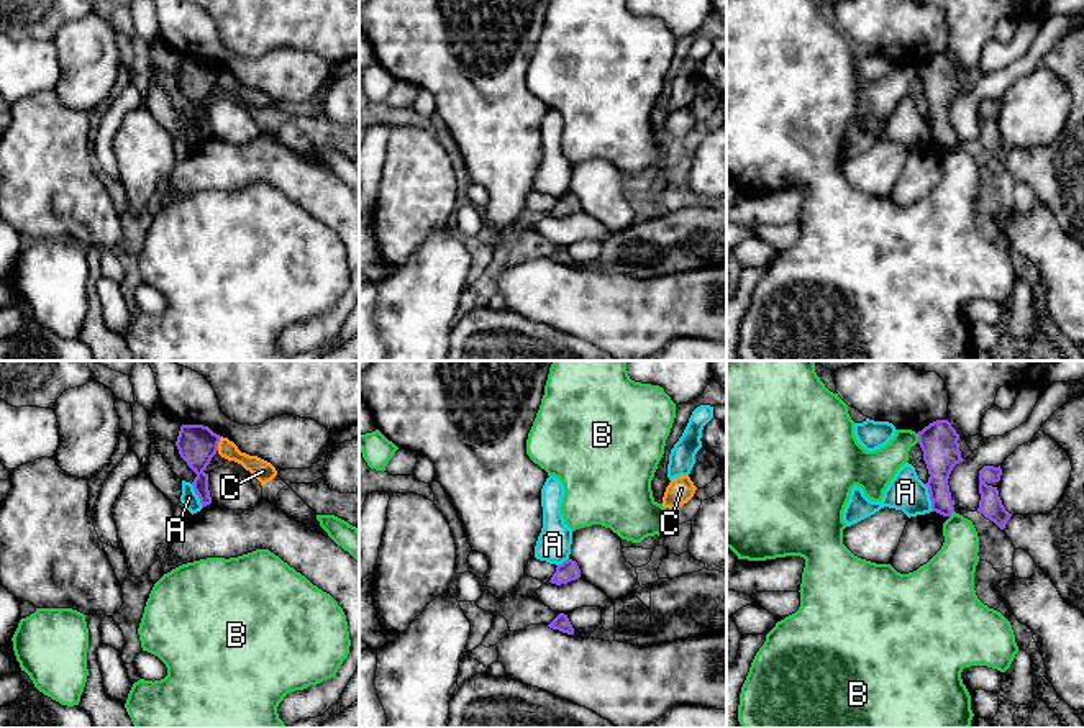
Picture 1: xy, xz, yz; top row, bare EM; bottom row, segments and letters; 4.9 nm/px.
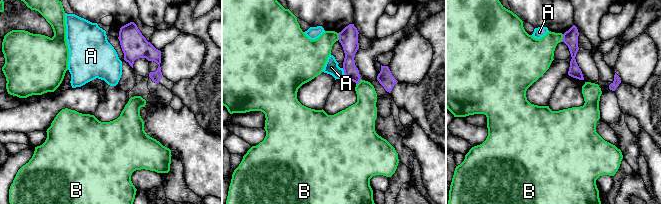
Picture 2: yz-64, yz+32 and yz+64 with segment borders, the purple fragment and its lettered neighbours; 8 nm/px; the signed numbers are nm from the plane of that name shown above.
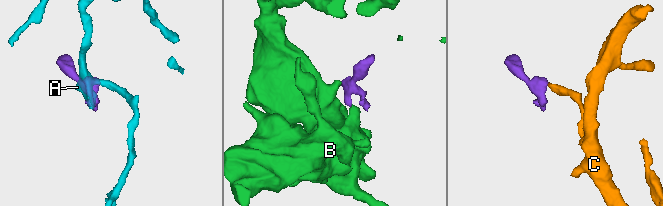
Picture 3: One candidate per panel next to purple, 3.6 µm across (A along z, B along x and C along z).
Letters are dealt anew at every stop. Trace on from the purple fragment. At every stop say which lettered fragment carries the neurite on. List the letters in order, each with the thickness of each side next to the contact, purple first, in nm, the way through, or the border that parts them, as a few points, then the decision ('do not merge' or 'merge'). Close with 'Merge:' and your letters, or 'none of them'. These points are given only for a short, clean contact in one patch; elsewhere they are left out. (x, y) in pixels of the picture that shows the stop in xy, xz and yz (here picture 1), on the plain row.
A: calibres 180 and 180 nm; border yz (925, 117), (933, 143); do not merge
B: calibres 190 and 180 nm; do not merge
C: calibres 190 and 90 nm; border xy (222, 69), (217, 82); do not merge
Merge: none of them

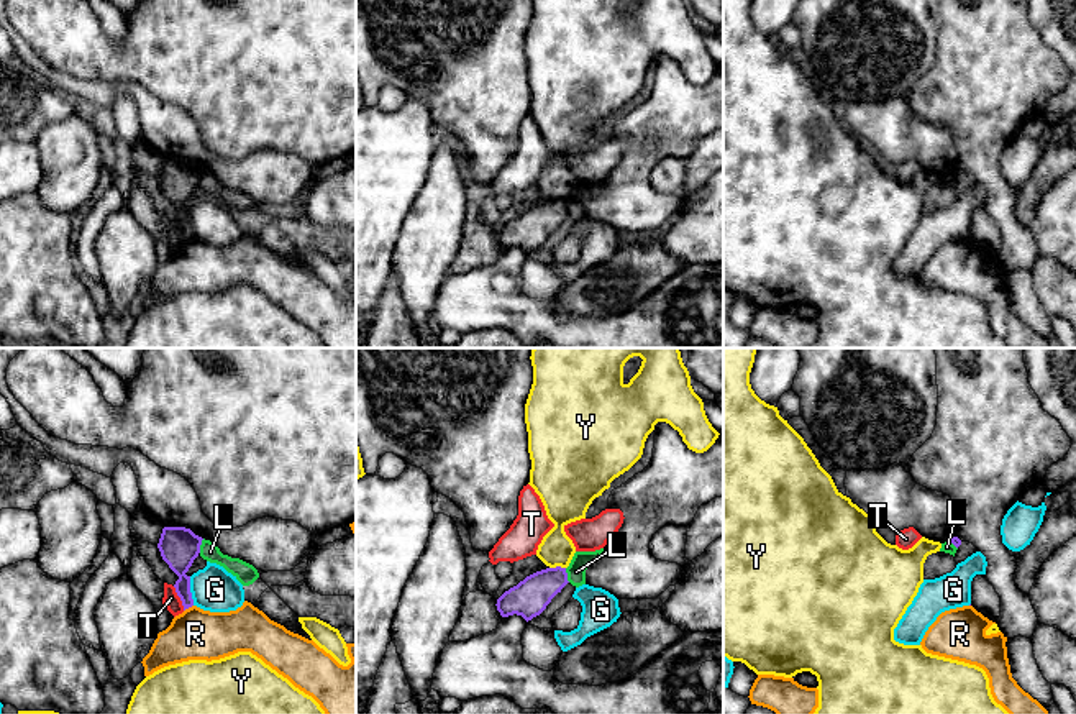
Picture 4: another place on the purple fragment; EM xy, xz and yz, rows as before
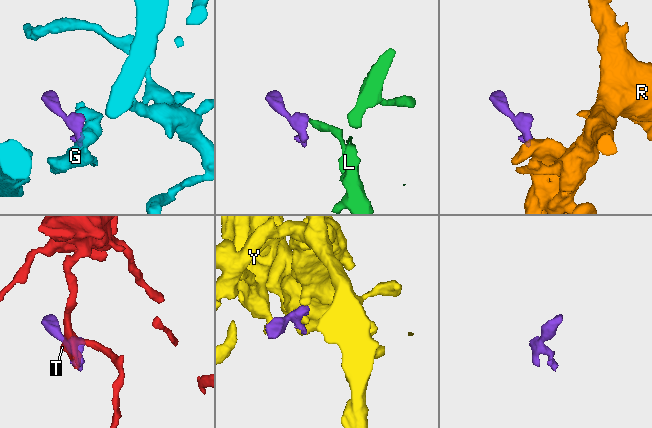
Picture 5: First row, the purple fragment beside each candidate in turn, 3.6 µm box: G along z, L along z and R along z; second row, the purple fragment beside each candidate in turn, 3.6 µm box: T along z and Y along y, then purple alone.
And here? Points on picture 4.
G: calibres 190 and 220 nm; border xy (189, 209), (189, 224), (194, 237); do not merge
L: calibres 190 and 90 nm; border xy (204, 171), (199, 184); do not merge
R: calibres 130 and 260 nm; border xy (192, 237), (184, 243); do not merge
T: calibres 190 and 80 nm; border xy (173, 219), (184, 242); do not merge
Y: calibres 180 and 170 nm; do not merge
Merge: none of them

